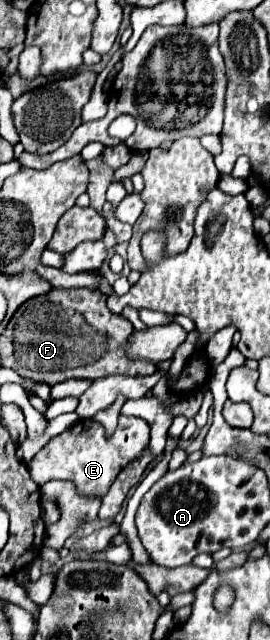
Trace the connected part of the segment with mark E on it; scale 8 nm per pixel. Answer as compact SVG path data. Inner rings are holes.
M120 417L118 429L110 439L104 437L102 425L93 419L78 421L77 425L52 437L38 453L36 459L28 463L30 475L38 485L52 479L62 479L74 483L84 497L104 497L114 483L116 475L134 459L138 459L150 443L150 425L140 417Z

